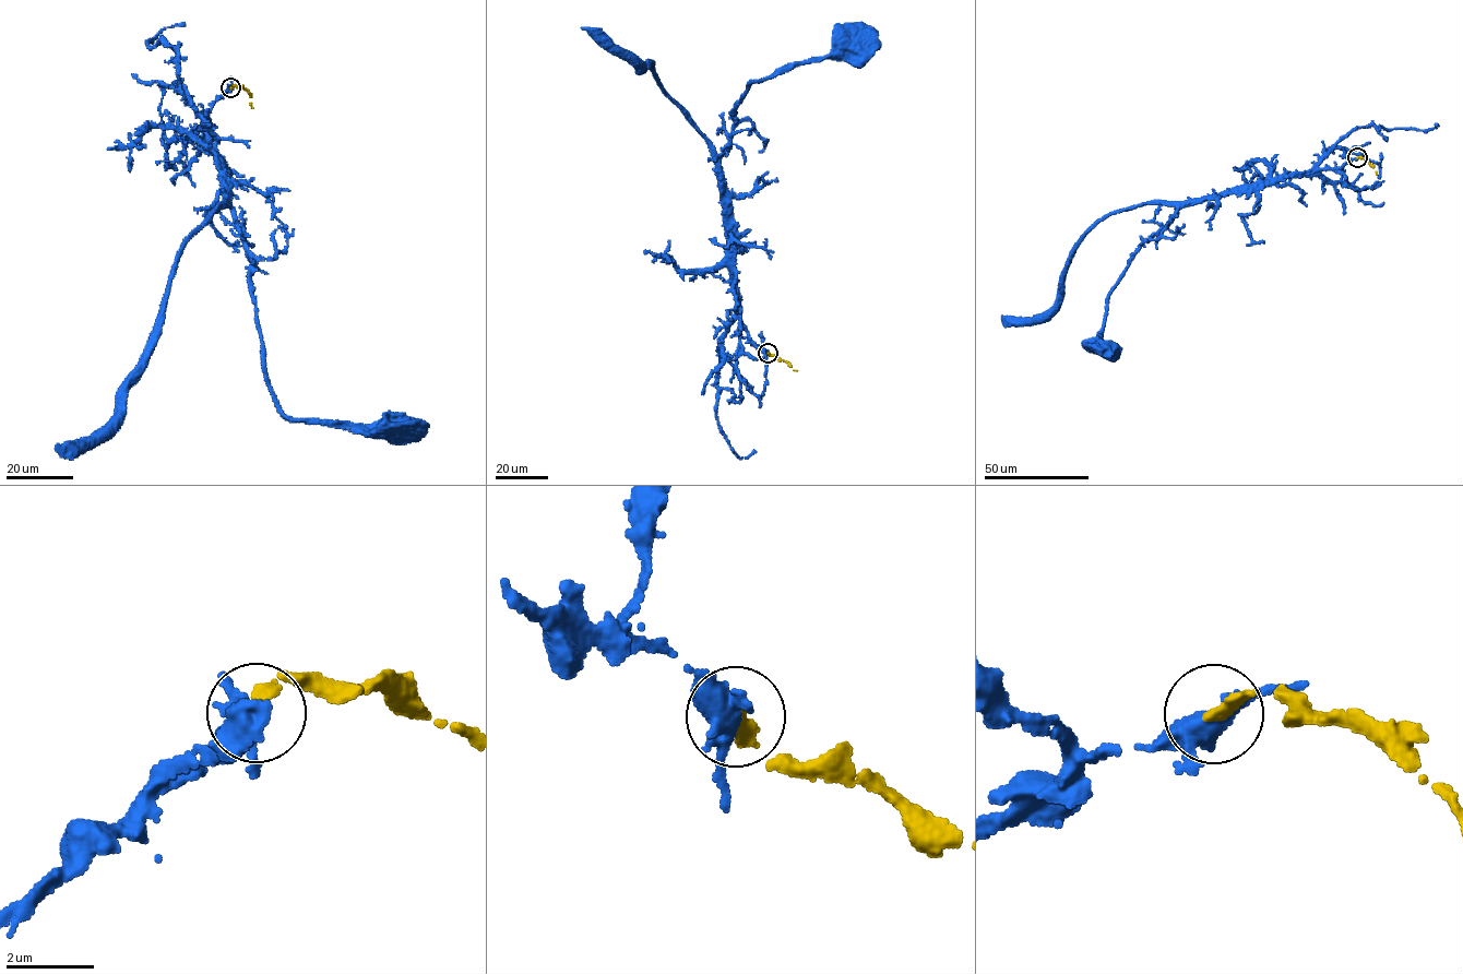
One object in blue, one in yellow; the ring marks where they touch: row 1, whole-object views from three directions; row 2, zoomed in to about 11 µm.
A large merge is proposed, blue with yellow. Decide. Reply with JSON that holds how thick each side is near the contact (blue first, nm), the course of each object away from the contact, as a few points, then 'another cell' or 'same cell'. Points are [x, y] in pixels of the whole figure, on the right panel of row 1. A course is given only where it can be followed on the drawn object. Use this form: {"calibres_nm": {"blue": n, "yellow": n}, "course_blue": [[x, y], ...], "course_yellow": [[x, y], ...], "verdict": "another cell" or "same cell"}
{"calibres_nm": {"blue": 360, "yellow": 280}, "course_blue": [[1357, 157], [1340, 168], [1298, 173], [1184, 203], [1144, 242], [1109, 295], [1101, 334], [1108, 346]], "course_yellow": [[1357, 157], [1367, 161], [1377, 175]], "verdict": "same cell"}

